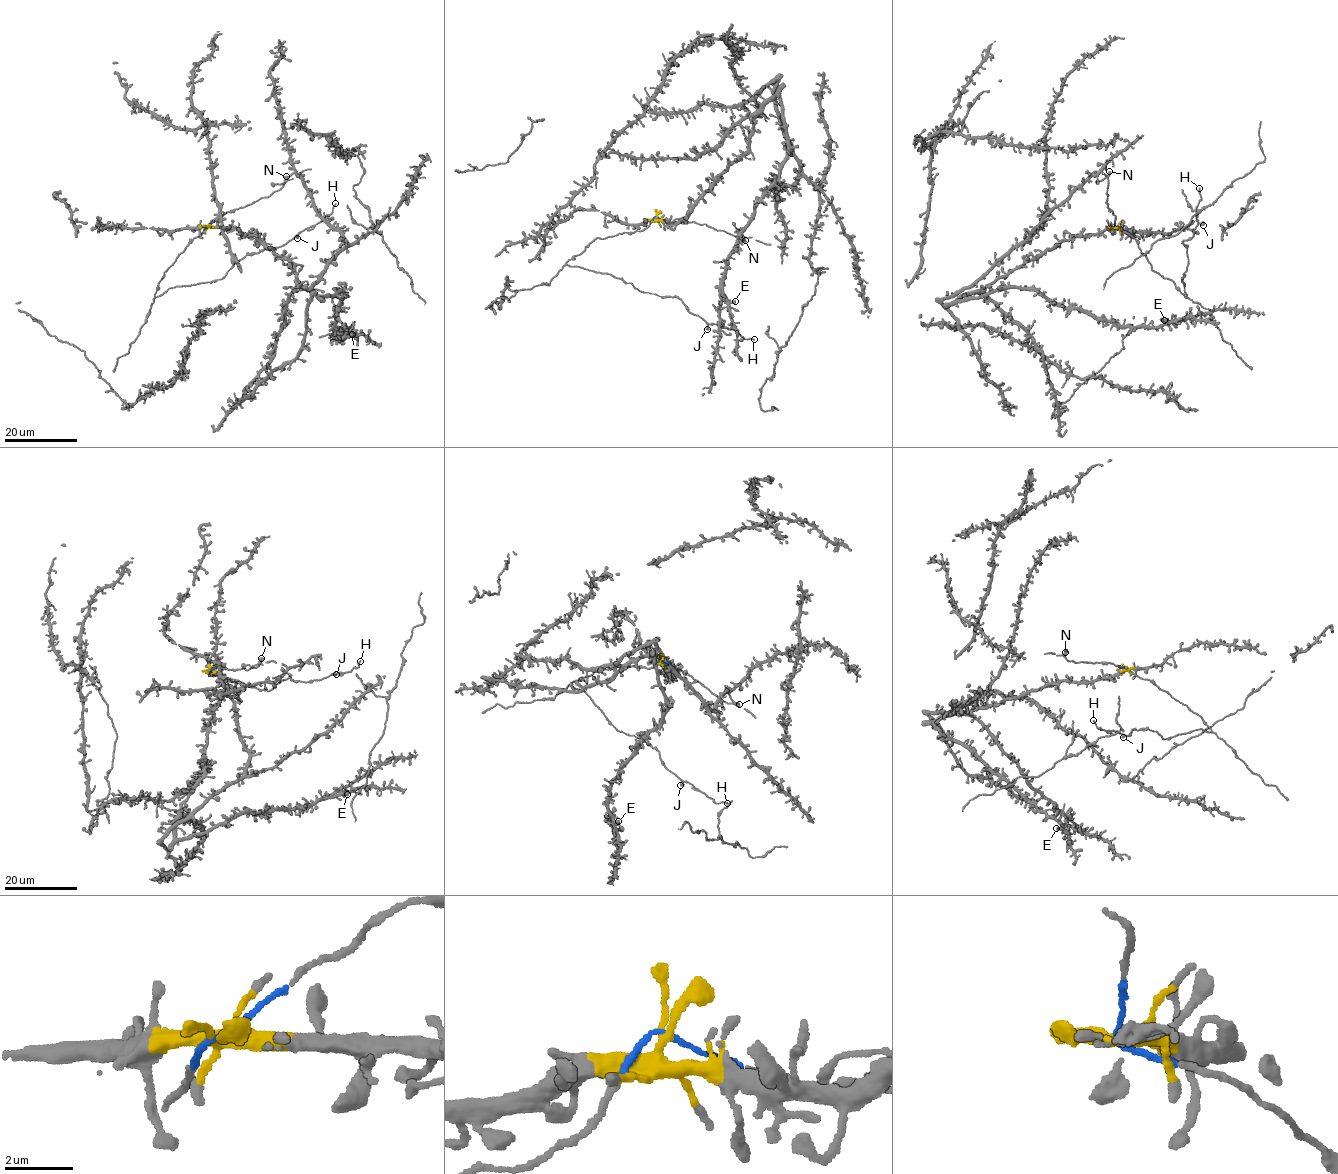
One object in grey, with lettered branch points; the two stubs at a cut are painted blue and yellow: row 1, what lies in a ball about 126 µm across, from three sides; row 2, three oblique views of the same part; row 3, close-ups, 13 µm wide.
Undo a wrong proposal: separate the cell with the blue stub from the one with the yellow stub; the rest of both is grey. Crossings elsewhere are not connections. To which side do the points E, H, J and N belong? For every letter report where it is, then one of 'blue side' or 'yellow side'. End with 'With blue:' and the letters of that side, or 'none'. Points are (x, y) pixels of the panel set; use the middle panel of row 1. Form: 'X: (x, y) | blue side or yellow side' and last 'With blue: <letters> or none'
E: (735, 301) | yellow side
H: (754, 339) | blue side
J: (707, 329) | blue side
N: (745, 240) | blue side
With blue: H, J, N

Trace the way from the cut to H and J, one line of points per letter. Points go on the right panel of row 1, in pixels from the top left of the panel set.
H: (1114, 227), (1134, 238), (1151, 268), (1185, 296), (1182, 243), (1198, 223), (1199, 188)
J: (1114, 227), (1134, 238), (1151, 268), (1185, 296), (1181, 282), (1188, 262), (1182, 243), (1203, 225)

